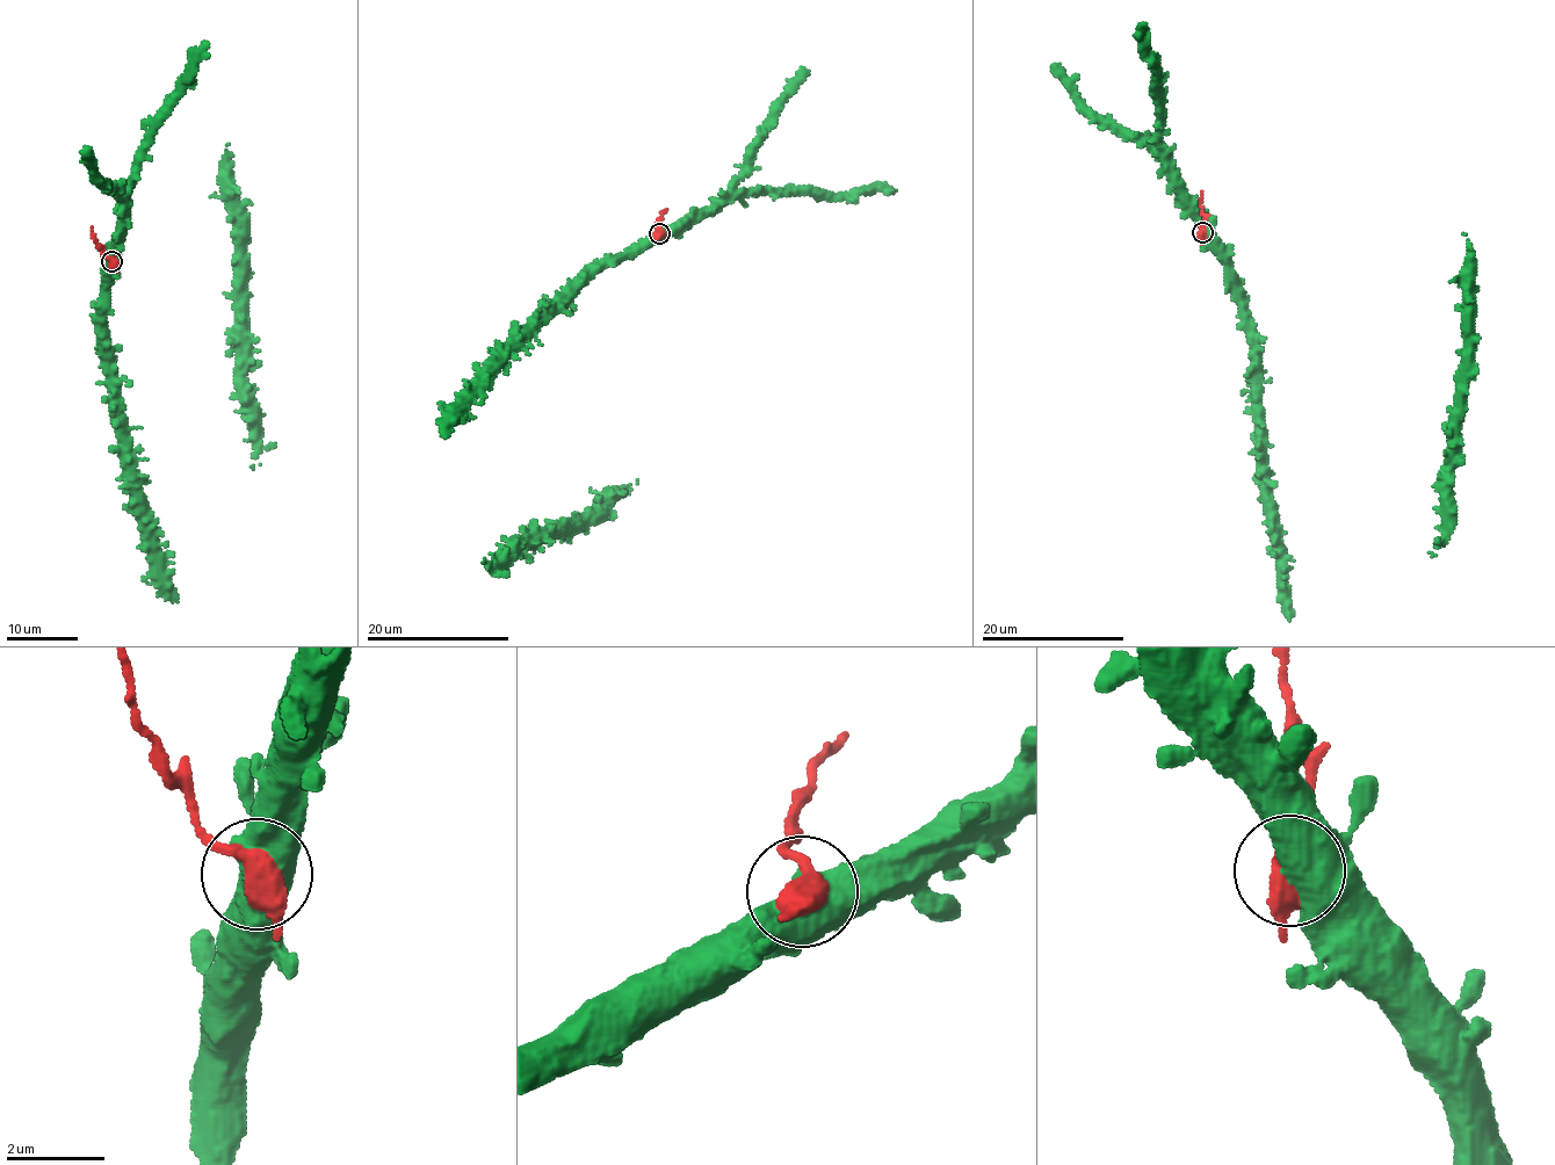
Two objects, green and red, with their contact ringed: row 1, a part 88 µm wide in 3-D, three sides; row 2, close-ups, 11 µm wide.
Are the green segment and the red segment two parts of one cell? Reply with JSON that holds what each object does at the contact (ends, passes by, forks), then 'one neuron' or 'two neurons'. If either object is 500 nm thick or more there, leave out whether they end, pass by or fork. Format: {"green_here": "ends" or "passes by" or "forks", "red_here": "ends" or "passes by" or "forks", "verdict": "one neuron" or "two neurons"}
{"verdict": "two neurons"}

